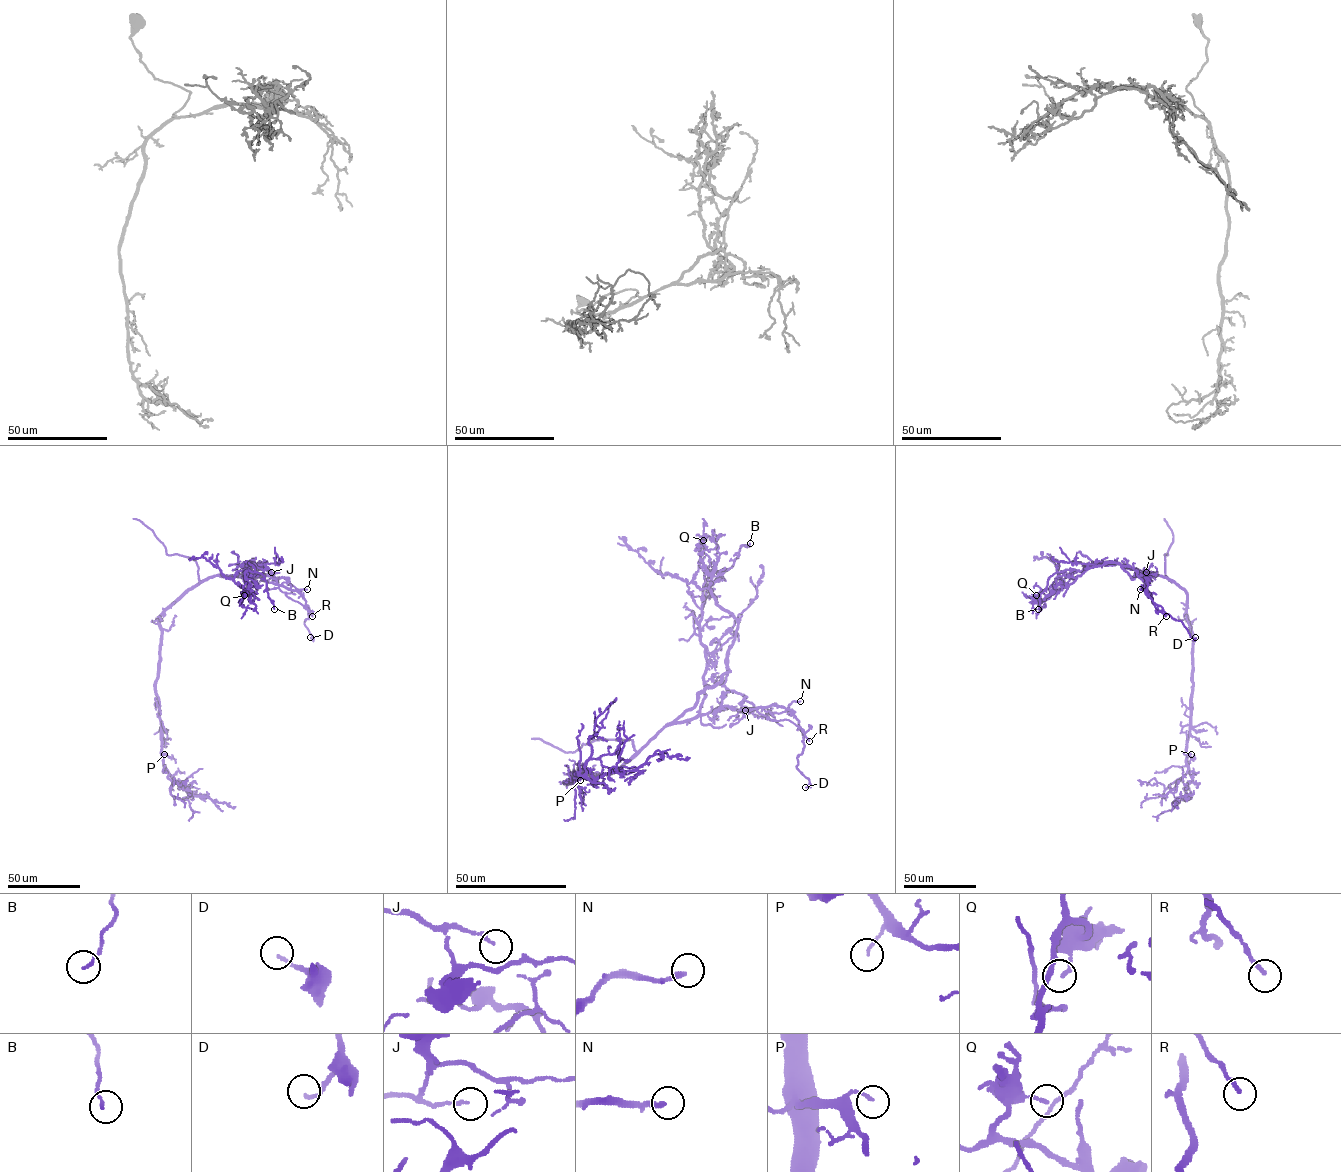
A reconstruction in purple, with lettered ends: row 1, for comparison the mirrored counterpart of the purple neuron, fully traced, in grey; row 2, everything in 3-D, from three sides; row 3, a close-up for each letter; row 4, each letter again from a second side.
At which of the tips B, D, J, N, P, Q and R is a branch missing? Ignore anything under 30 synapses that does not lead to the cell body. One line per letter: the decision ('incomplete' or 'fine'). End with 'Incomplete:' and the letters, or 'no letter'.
B: fine
D: fine
J: fine
N: fine
P: fine
Q: fine
R: fine
Incomplete: no letter

